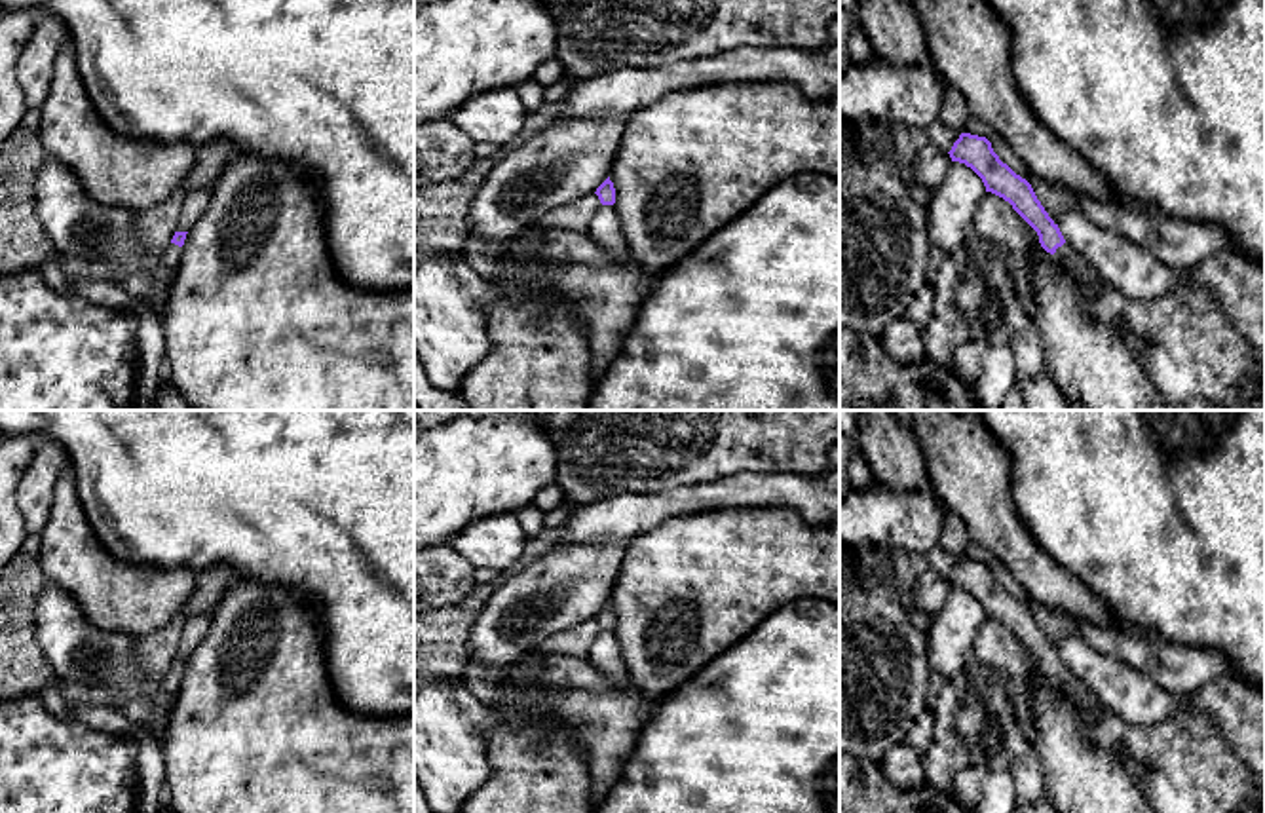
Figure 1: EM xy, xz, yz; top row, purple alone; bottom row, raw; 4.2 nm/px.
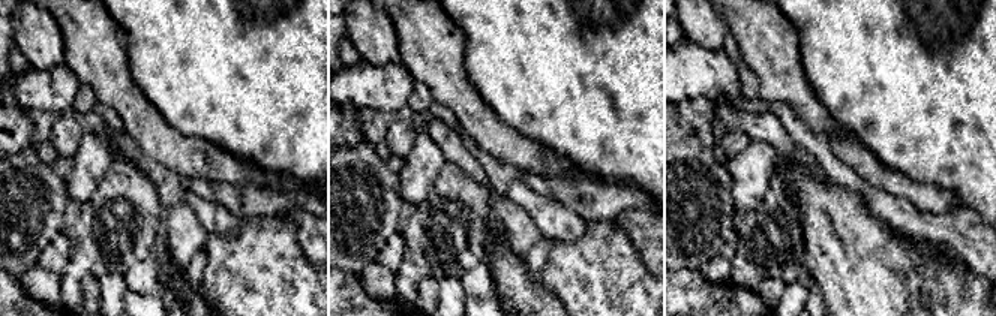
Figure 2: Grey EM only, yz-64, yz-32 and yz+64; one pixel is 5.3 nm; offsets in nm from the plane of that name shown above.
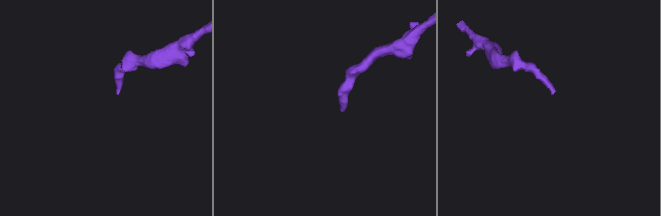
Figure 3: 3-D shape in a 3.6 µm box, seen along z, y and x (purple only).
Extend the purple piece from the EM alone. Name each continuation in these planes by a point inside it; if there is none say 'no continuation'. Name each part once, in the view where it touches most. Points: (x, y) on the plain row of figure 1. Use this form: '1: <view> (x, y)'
1: yz (1083, 698)

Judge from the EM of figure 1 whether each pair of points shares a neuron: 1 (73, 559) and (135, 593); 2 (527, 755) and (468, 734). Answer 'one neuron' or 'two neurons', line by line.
1: one neuron
2: two neurons

